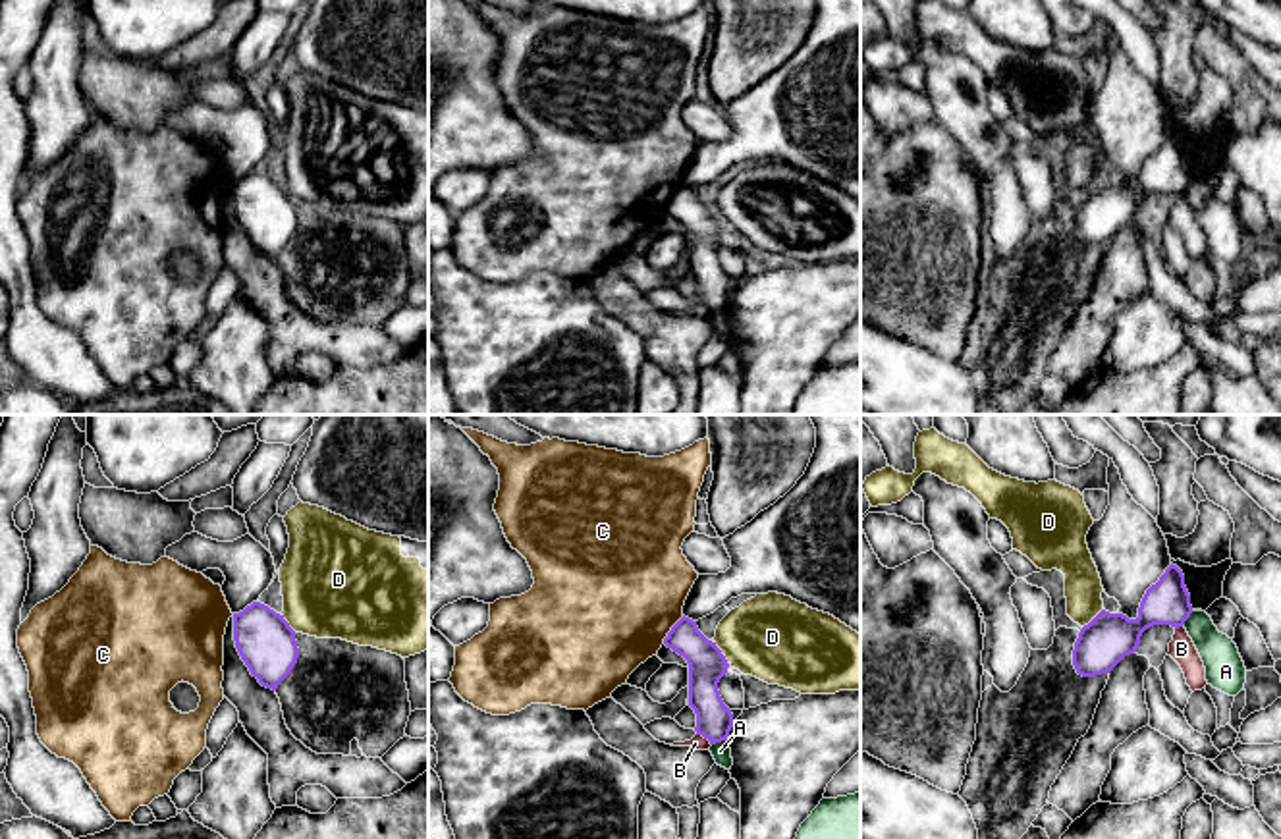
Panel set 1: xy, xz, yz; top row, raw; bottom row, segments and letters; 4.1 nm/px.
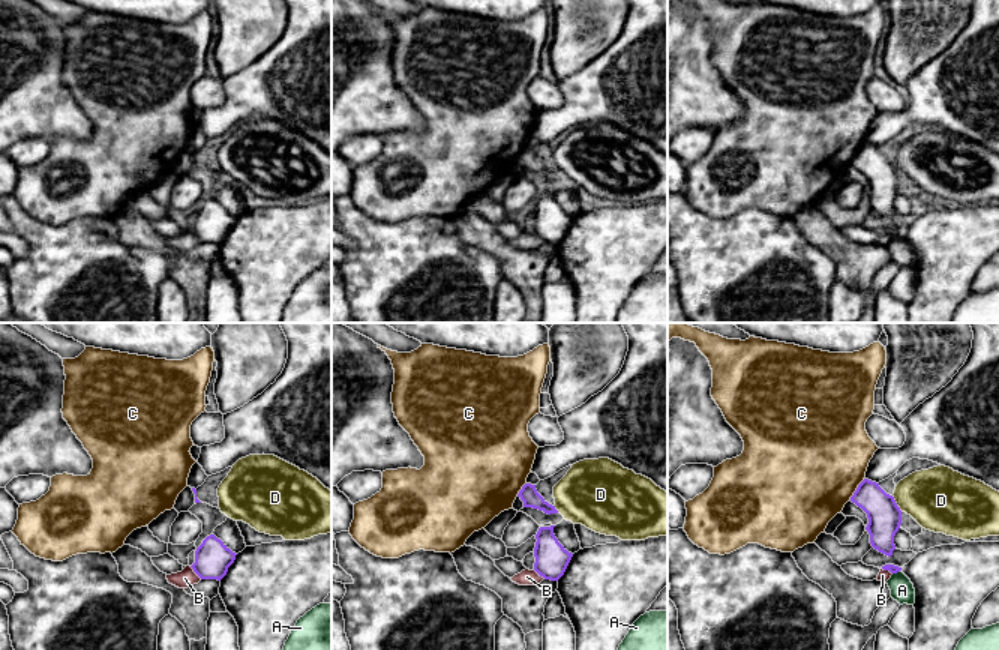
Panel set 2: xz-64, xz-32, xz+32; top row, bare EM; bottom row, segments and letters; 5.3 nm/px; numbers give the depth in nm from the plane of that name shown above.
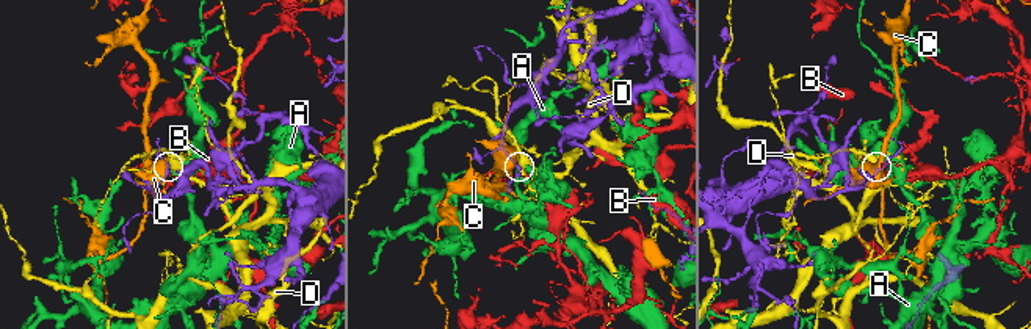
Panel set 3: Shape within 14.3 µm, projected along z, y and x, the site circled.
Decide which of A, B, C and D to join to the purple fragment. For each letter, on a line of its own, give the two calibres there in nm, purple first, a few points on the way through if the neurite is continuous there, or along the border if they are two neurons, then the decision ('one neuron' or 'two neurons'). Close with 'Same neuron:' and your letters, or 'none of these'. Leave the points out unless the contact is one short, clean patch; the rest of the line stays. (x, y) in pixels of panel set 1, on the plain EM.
A: calibres 160 and 80 nm; border xz (726, 307), (712, 313); two neurons
B: calibres 160 and 60 nm; two neurons
C: calibres 160 and 480 nm; two neurons
D: calibres 160 and 360 nm; two neurons
Same neuron: none of these

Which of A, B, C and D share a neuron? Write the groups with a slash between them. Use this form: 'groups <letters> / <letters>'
groups A / B / C / D

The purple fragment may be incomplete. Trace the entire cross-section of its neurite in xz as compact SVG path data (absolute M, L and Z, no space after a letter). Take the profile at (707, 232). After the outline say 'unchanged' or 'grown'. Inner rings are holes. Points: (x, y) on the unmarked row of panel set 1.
M685 183L671 195L664 212L689 231L689 274L696 282L696 303L708 307L710 312L727 309L733 282L718 258L729 235L725 224L698 199L696 189Z; unchanged

